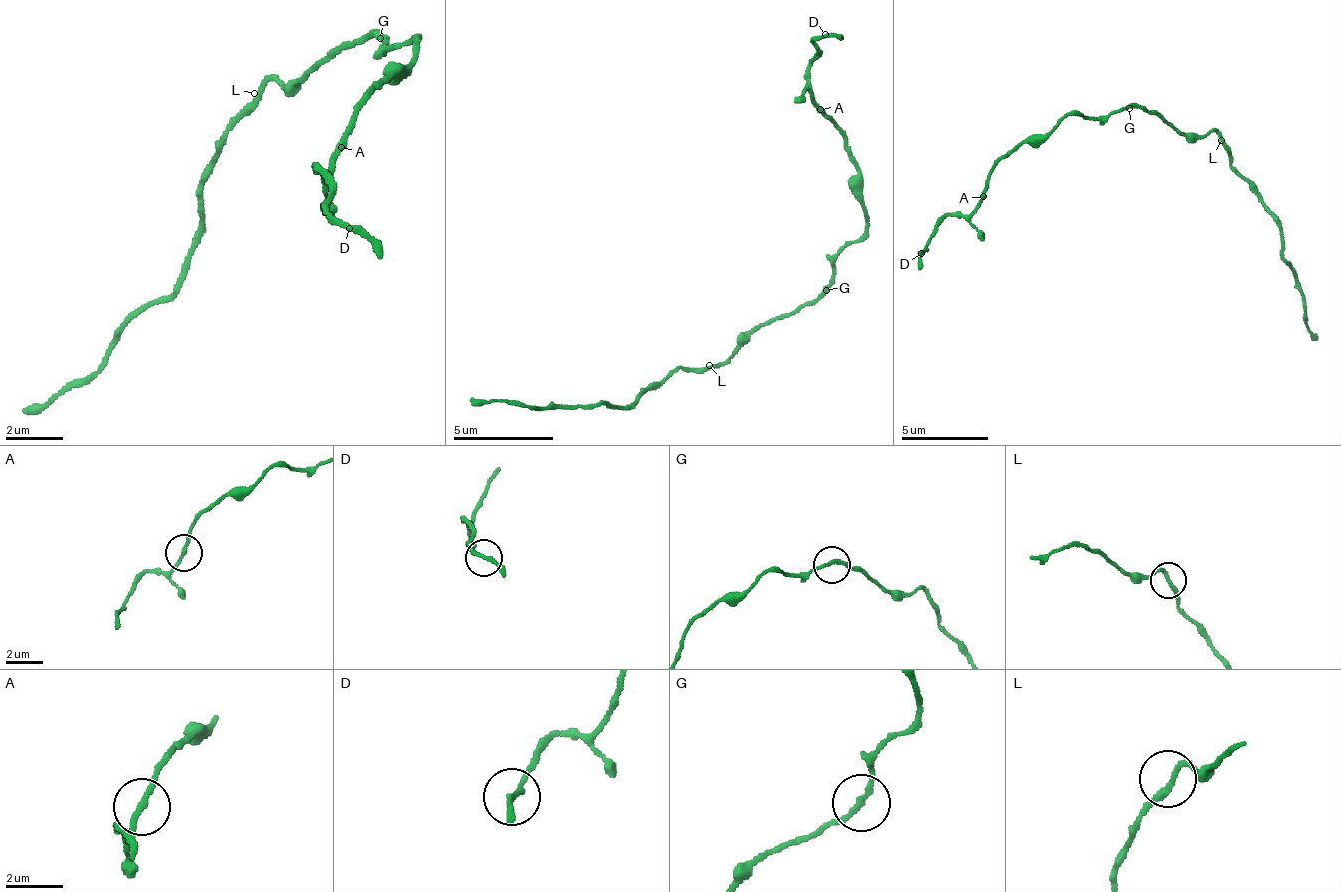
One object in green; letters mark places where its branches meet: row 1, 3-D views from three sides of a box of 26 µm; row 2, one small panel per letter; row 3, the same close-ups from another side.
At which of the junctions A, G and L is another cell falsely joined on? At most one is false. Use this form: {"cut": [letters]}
{"cut": []}

